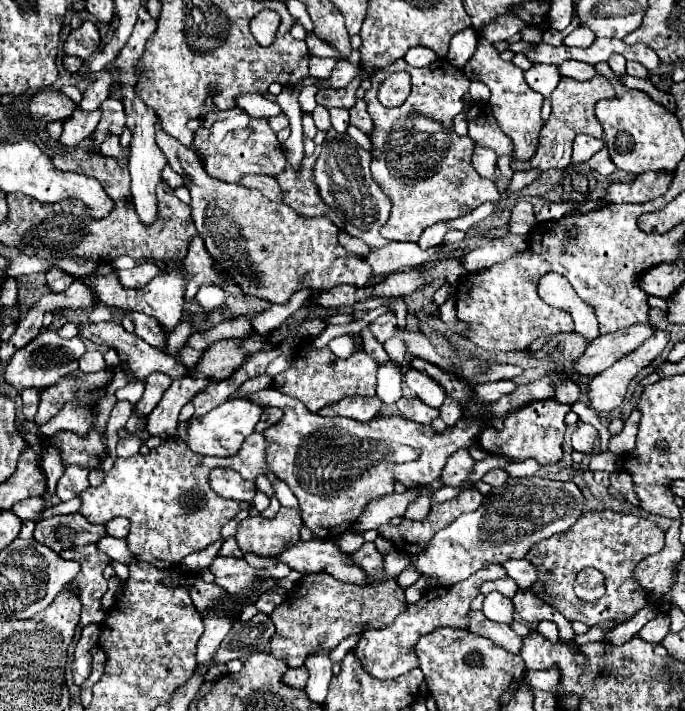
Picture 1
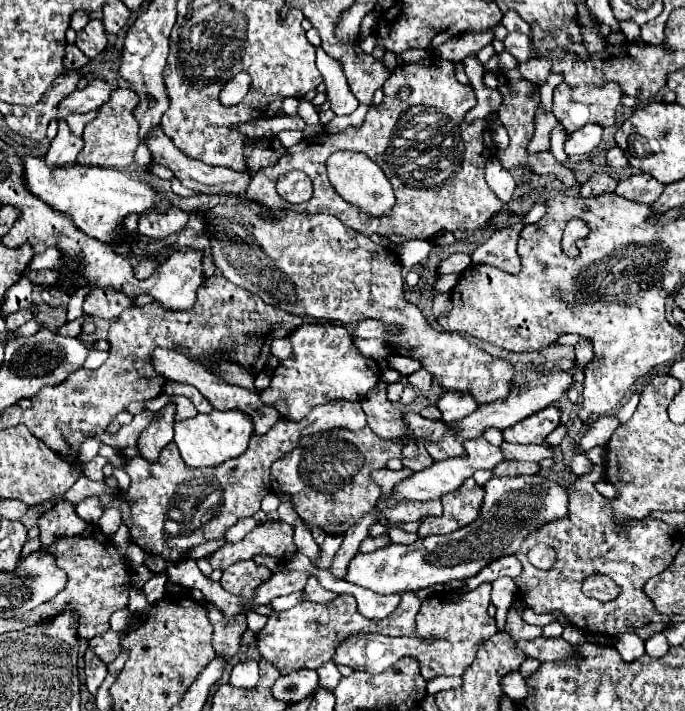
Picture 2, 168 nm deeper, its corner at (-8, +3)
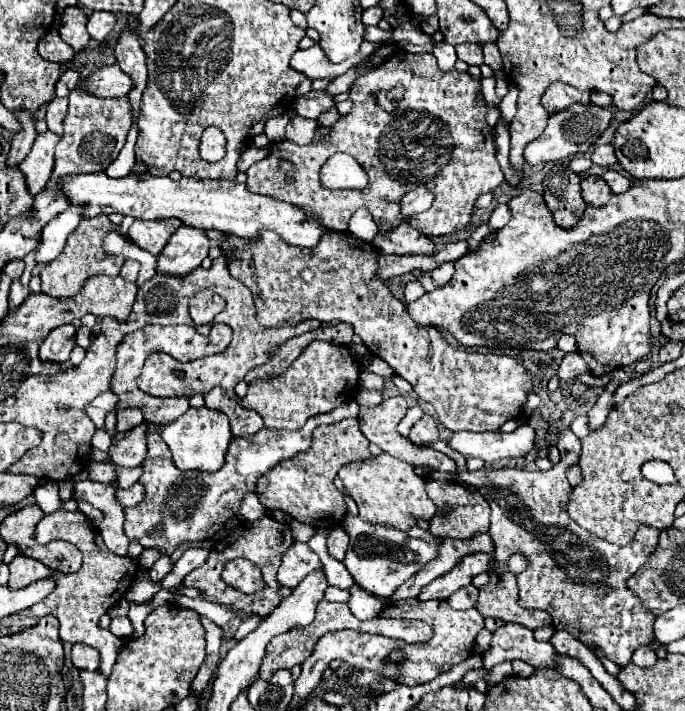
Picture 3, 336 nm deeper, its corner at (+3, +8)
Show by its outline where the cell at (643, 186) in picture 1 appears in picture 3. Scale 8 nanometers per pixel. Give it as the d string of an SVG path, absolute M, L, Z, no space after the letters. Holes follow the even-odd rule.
M611 169L603 175L603 179L605 179L605 183L611 187L613 193L623 193L623 191L627 191L629 185L631 185L631 179L627 179L627 177L619 175L617 171L611 171Z

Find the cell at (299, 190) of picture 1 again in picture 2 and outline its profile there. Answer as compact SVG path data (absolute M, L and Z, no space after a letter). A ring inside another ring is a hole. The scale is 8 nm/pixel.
M430 56L418 64L396 66L382 90L382 104L368 108L360 130L304 138L300 144L288 148L278 164L258 170L246 196L260 200L274 210L290 208L294 212L324 212L336 216L344 226L364 236L380 234L394 244L404 244L408 240L432 240L440 230L476 230L488 224L504 208L504 202L496 198L484 180L484 164L496 154L490 126L486 120L478 120L472 126L464 122L464 114L476 104L474 88L458 82L450 60ZM400 86L412 88L406 102L396 98L396 90ZM412 106L426 106L430 112L412 116ZM336 150L364 152L384 170L396 194L396 206L386 216L368 218L358 208L348 206L348 202L332 190L326 178L326 158ZM284 170L300 170L312 180L314 194L308 202L288 204L276 192L276 182ZM446 174L456 174L456 182L448 182Z

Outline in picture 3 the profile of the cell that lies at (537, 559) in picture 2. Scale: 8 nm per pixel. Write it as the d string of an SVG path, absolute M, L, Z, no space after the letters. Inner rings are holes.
M511 555L505 567L493 563L489 569L489 583L479 589L477 611L483 617L503 619L505 623L521 623L527 629L549 625L549 615L543 611L523 609L517 603L517 575L525 569L523 555Z

